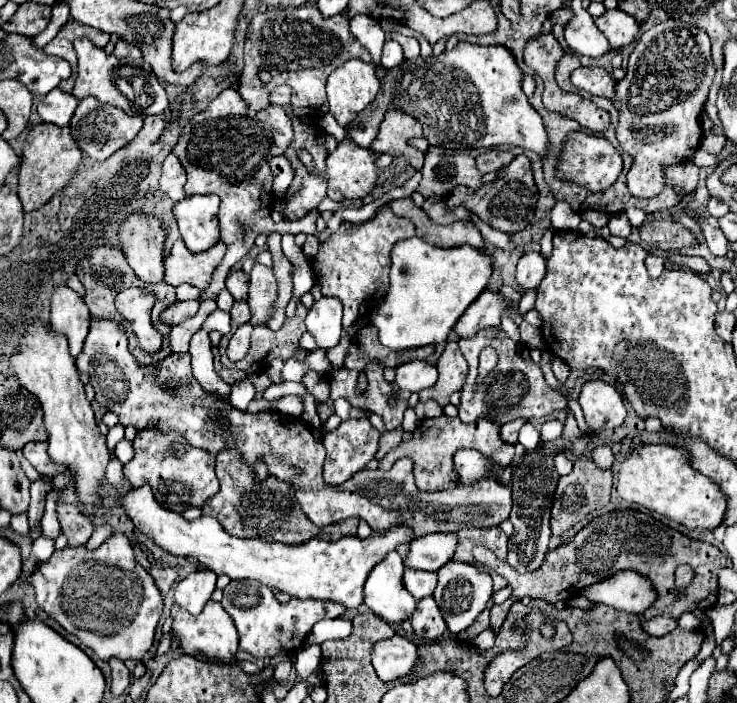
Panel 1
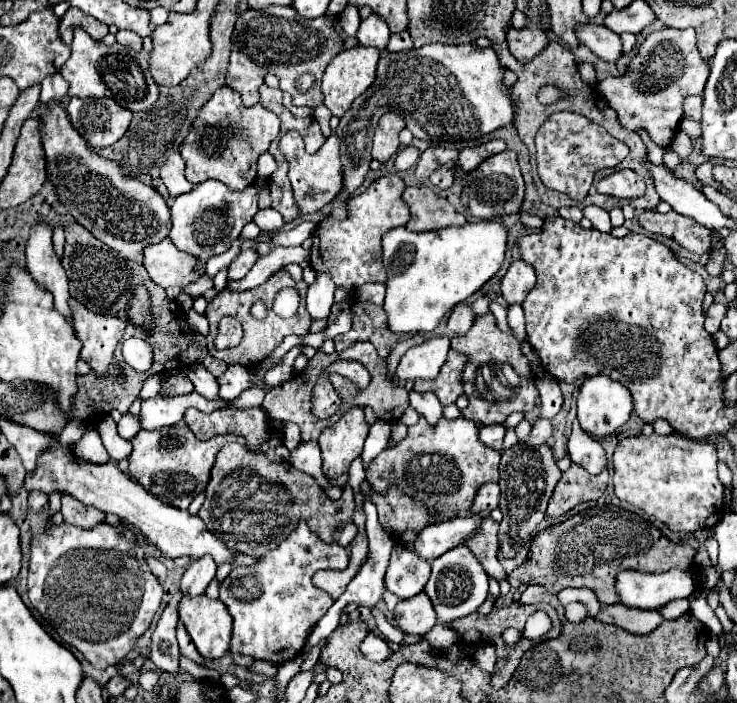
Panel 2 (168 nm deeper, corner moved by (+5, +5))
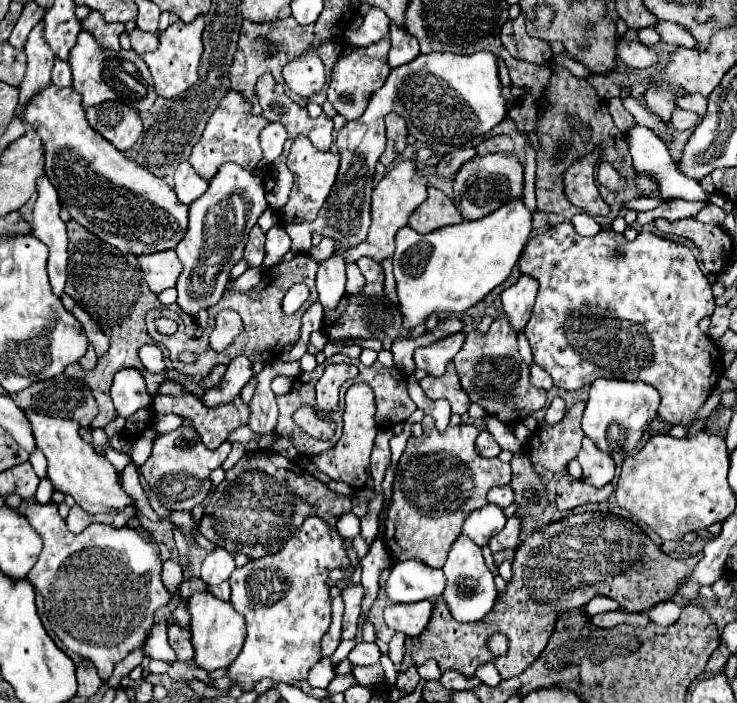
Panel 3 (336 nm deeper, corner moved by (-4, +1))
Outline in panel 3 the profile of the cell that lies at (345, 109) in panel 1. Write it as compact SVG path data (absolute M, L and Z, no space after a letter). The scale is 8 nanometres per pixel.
M379 41L377 45L371 45L369 49L353 49L345 57L337 61L331 73L331 83L327 89L327 99L333 103L339 115L343 115L347 121L359 119L367 107L369 97L383 87L387 75L389 75L389 65L387 65L387 53L389 53L389 41Z

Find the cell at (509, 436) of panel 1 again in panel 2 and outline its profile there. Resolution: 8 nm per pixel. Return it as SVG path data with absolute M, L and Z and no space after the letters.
M488 425L488 427L480 427L480 433L478 433L480 441L482 441L484 445L496 449L496 451L502 449L502 439L504 439L504 435L506 435L506 429L504 429L502 425Z

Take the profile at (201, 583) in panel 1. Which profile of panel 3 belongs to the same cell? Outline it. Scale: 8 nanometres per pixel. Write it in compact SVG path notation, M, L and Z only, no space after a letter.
M217 547L215 551L211 551L205 557L205 561L201 565L201 581L207 585L219 585L231 577L233 569L235 569L233 555L227 553L225 549Z

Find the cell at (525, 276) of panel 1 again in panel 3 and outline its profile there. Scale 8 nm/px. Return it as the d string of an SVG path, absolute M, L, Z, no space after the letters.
M521 275L517 279L517 283L513 283L509 289L505 289L501 293L503 309L505 309L509 323L515 331L521 331L527 325L533 303L535 303L537 287L539 287L539 283L533 277Z

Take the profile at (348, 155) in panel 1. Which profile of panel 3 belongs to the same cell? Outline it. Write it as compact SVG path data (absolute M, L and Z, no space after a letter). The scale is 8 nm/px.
M299 135L287 155L287 167L293 173L293 189L289 195L289 203L285 205L285 213L283 213L283 221L285 223L297 223L299 221L313 221L321 209L321 205L325 203L335 179L337 179L337 169L339 169L339 153L331 153L331 151L317 151L311 141L305 135Z

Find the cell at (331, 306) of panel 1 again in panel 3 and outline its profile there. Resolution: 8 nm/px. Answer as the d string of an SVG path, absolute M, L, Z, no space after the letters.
M335 253L327 261L319 263L317 293L323 309L335 309L345 297L345 261Z

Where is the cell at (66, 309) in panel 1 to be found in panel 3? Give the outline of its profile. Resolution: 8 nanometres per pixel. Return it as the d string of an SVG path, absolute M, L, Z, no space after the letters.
M47 177L37 181L37 203L33 209L33 231L31 235L43 241L49 249L47 273L57 297L63 295L67 281L67 231L65 223L59 219L59 197L55 187Z

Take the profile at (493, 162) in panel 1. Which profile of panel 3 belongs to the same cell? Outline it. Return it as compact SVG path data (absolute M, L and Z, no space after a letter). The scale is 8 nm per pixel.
M497 135L497 137L483 141L475 149L477 149L477 155L481 155L481 157L491 155L491 153L509 153L509 151L513 151L513 141L507 135Z

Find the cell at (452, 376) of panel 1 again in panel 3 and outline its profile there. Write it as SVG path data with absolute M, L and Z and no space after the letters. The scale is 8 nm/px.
M453 363L447 365L447 371L443 377L427 375L425 379L419 381L419 385L423 387L425 395L429 395L431 399L447 399L451 403L453 413L457 413L457 415L463 415L471 405L467 393L463 391L463 387L459 383L459 375L457 375Z

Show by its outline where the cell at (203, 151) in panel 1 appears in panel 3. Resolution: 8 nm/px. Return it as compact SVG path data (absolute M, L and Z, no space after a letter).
M229 91L221 99L215 113L209 117L203 135L195 143L195 147L191 151L191 157L189 157L189 163L193 165L193 169L205 181L209 181L217 173L217 169L223 163L229 163L229 161L237 163L237 165L241 165L249 171L257 169L257 163L263 159L263 151L259 147L259 135L269 125L269 121L261 115L251 115L251 109L253 109L253 105L241 93Z

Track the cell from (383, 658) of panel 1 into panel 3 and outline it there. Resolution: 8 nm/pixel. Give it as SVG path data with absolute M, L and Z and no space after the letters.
M357 643L355 649L349 653L349 661L353 665L375 665L379 663L379 657L381 657L381 651L377 647L377 643Z

